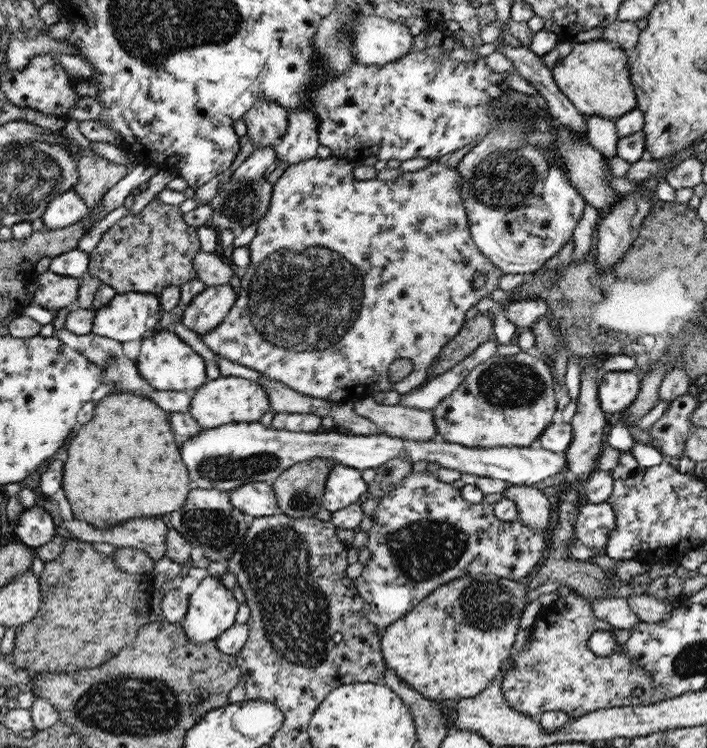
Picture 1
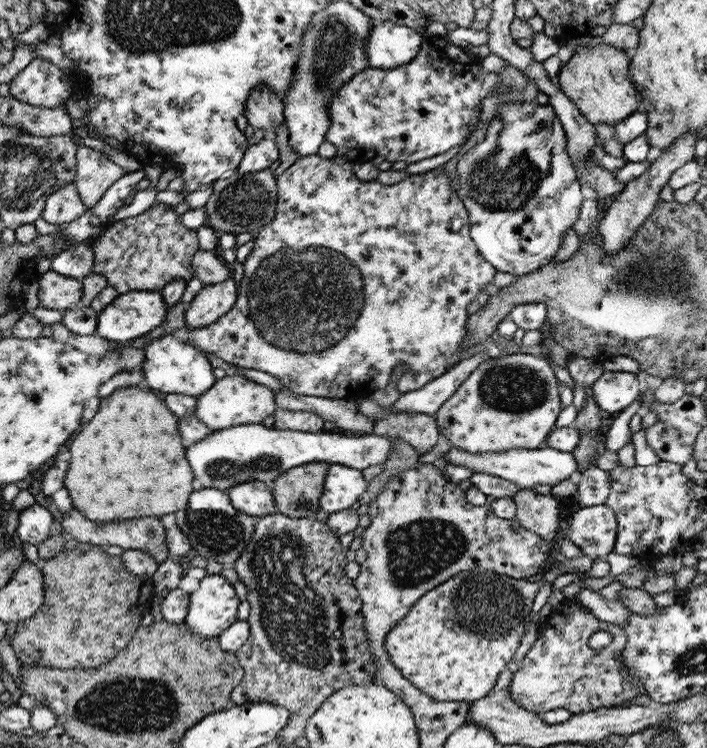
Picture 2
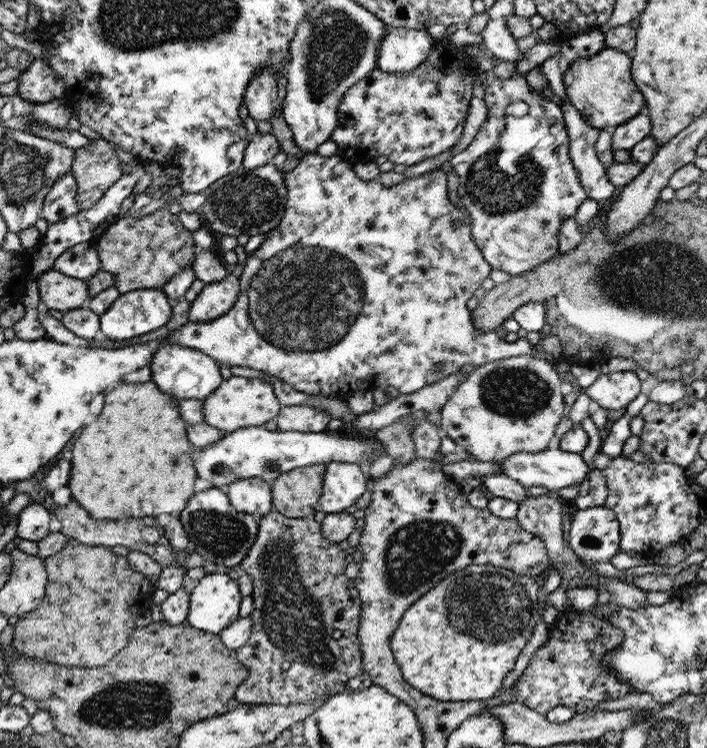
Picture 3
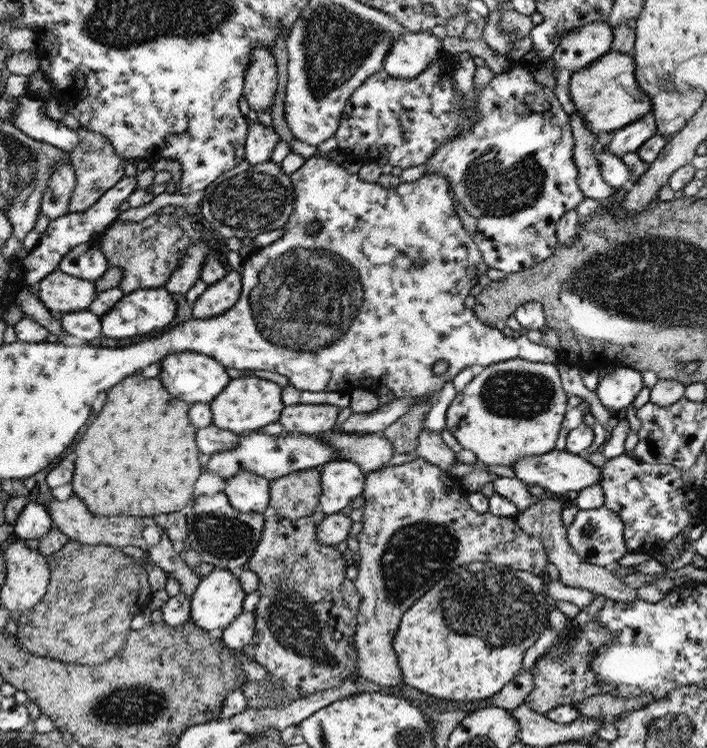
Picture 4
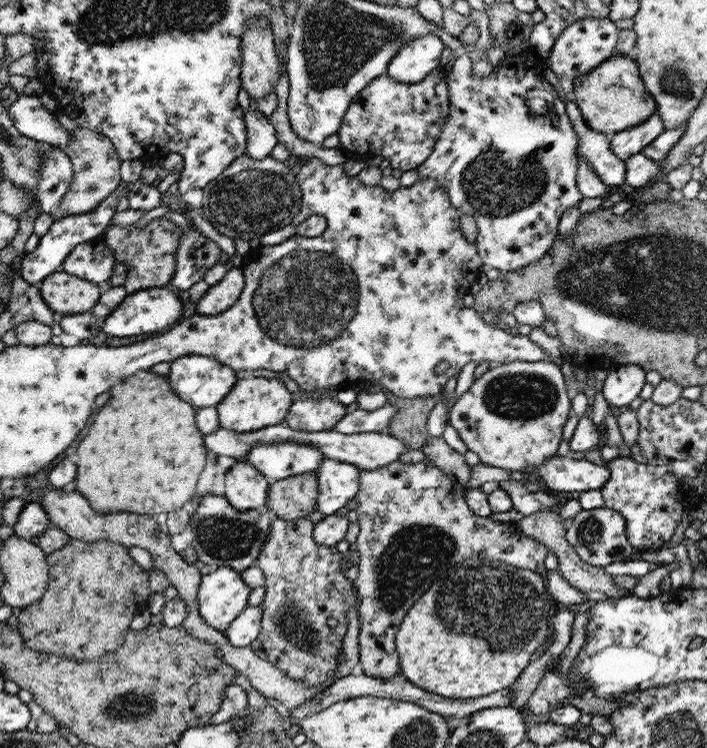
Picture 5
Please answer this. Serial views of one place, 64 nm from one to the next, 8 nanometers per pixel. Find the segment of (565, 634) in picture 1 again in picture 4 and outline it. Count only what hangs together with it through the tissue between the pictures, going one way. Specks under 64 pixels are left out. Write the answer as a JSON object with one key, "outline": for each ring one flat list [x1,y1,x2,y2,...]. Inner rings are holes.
{"outline":[[596,620,586,622,582,631,575,635,580,637,579,641,572,640,571,636,576,634,574,627,569,628,568,636,559,638,558,642,548,650,532,668,530,674,534,675,534,687,524,699,534,712,545,715,553,708,560,705,574,705,579,708,580,703,590,696,596,694,607,694,604,684,596,678,596,674,590,670,591,652,597,650,602,643,606,643,612,634,610,630,602,628,602,624]]}

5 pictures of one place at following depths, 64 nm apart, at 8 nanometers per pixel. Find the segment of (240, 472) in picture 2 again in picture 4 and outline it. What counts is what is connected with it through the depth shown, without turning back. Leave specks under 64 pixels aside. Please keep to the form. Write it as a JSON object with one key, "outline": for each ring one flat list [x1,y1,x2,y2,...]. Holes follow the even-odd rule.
{"outline":[[259,429,250,430,250,432,242,433,239,436,241,436,241,442,233,450,204,456,202,468,220,475,224,480,234,477,240,469,244,469,274,481,282,476,292,474,292,472,321,468,323,464,334,459,342,460,337,451,314,435,287,434,286,437,274,437,263,434,262,429]]}

